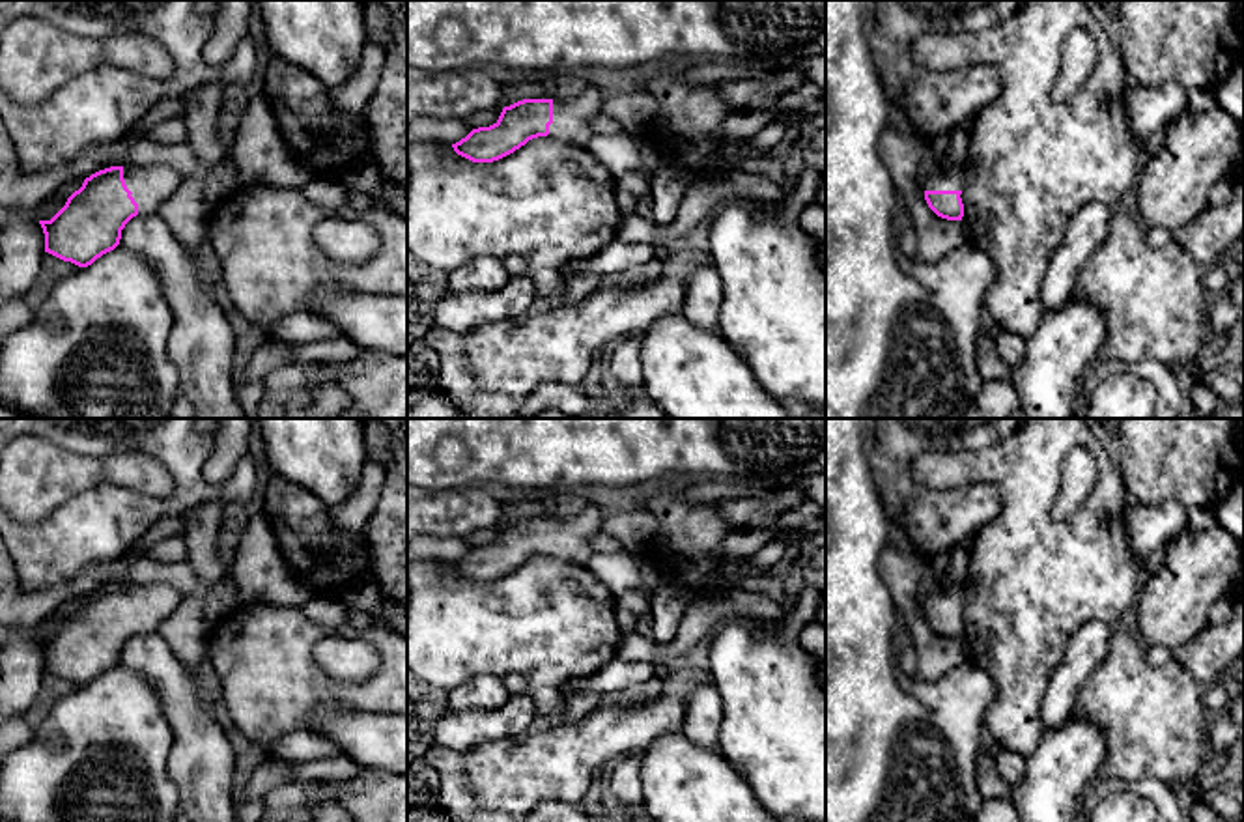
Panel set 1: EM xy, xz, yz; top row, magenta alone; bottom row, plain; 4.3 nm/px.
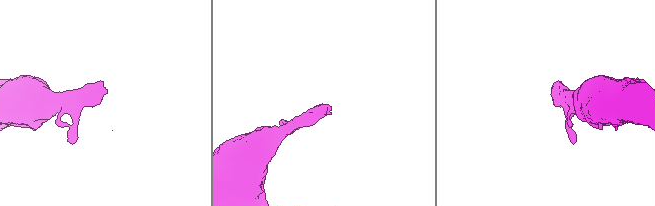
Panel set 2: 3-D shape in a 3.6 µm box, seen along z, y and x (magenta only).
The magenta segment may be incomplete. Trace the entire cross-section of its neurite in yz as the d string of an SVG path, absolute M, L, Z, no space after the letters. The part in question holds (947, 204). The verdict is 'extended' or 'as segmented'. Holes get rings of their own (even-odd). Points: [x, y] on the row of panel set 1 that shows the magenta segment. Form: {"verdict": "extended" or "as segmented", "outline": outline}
{"verdict": "extended", "outline": "M960 166L934 168L926 181L921 185L928 207L941 219L962 220L964 204L964 174Z"}

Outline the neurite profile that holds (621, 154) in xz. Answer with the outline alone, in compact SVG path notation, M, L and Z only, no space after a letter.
M626 133L616 136L592 135L587 149L616 179L624 174L643 170L641 146L641 138L629 136Z

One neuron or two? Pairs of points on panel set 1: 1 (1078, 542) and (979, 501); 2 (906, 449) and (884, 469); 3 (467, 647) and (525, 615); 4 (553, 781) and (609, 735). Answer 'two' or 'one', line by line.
1: two
2: one
3: one
4: one

